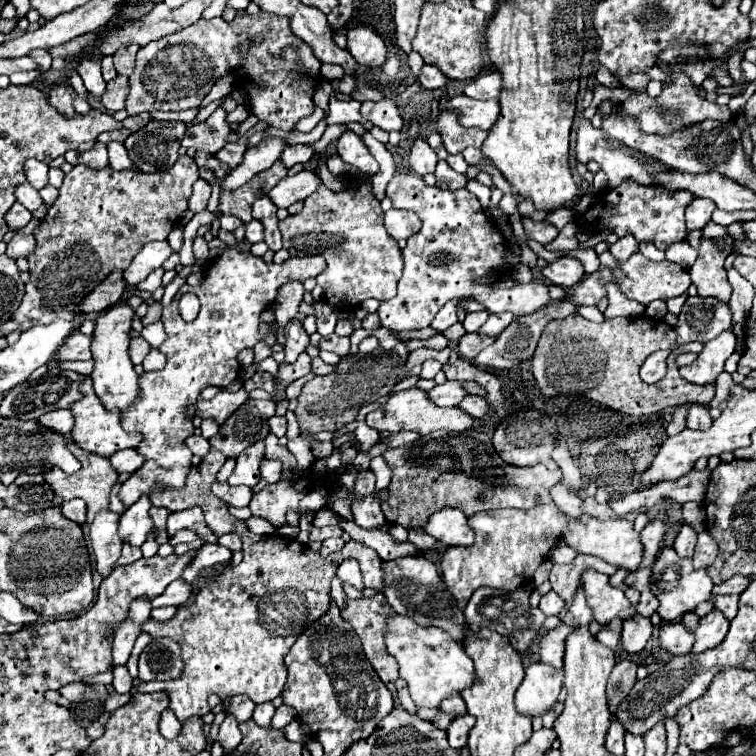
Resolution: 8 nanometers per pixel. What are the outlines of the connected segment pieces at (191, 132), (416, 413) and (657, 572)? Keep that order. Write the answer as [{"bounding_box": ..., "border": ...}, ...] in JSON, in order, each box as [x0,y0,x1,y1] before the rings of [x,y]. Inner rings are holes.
[{"bounding_box":[181,109,231,153],"border":[[[215,109],[215,113],[199,125],[193,125],[187,129],[181,145],[185,149],[195,149],[195,151],[207,151],[207,153],[217,153],[227,141],[227,135],[231,133],[227,121],[225,121],[225,111]]]},{"bounding_box":[367,387,473,435],"border":[[[411,387],[411,389],[395,393],[391,399],[387,399],[385,407],[371,411],[367,415],[367,425],[375,431],[389,431],[389,433],[415,431],[421,435],[429,435],[429,433],[441,431],[441,429],[451,431],[451,433],[461,433],[461,431],[473,427],[473,417],[469,417],[469,413],[461,411],[459,407],[437,407],[429,401],[427,391]]]},{"bounding_box":[651,547,713,621],"border":[[[663,547],[651,565],[651,591],[659,599],[659,617],[663,621],[679,621],[685,613],[693,611],[701,601],[711,597],[713,581],[705,569],[695,571],[691,559],[681,559],[673,547]]]}]

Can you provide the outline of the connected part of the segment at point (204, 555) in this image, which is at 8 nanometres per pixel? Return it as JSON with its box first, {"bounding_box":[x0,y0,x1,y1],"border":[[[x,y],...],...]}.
{"bounding_box":[183,543,233,581],"border":[[[205,543],[197,555],[199,555],[199,557],[195,557],[193,563],[191,563],[191,565],[185,569],[185,573],[183,573],[183,579],[185,579],[185,581],[195,581],[197,573],[199,573],[201,569],[205,569],[205,567],[213,567],[213,565],[217,565],[217,563],[227,563],[227,561],[231,561],[231,555],[233,555],[233,553],[231,553],[229,549],[221,549],[219,543]]]}

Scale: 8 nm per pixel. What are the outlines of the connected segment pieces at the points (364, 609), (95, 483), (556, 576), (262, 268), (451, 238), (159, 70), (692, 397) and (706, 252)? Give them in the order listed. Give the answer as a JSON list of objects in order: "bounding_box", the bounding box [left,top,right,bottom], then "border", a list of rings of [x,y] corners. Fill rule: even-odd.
[{"bounding_box":[341,593,399,683],"border":[[[377,593],[369,599],[347,599],[345,601],[345,607],[341,609],[341,617],[345,621],[351,623],[353,631],[357,633],[357,637],[361,639],[363,643],[363,653],[367,657],[367,661],[373,665],[373,669],[377,671],[377,675],[381,677],[383,683],[389,683],[389,681],[397,681],[399,679],[399,671],[397,671],[397,661],[387,653],[385,649],[385,639],[383,639],[383,629],[385,629],[385,619],[389,615],[393,615],[395,611],[391,609],[391,605],[387,603],[385,595],[383,593]]]},{"bounding_box":[43,441,119,523],"border":[[[67,441],[67,449],[79,459],[81,469],[79,469],[77,473],[71,473],[71,475],[69,475],[69,473],[53,467],[53,469],[45,471],[43,477],[45,477],[45,481],[49,481],[49,485],[53,487],[55,495],[63,497],[65,501],[75,499],[75,497],[79,497],[79,499],[83,497],[83,501],[87,503],[87,523],[91,523],[97,511],[109,507],[109,493],[111,493],[111,487],[117,483],[117,477],[119,477],[119,475],[117,475],[117,471],[111,467],[111,461],[109,461],[109,459],[105,459],[105,457],[101,457],[101,455],[95,455],[95,453],[89,453],[89,451],[83,451],[83,449],[79,449],[77,445],[75,445],[75,449],[73,449],[73,441]]]},{"bounding_box":[549,555,617,611],"border":[[[577,555],[573,559],[573,563],[569,565],[555,565],[553,571],[551,571],[551,577],[549,577],[549,583],[553,587],[553,591],[559,593],[559,597],[563,597],[565,601],[565,611],[569,609],[569,605],[573,603],[573,597],[575,597],[575,587],[577,587],[577,579],[579,575],[585,571],[585,569],[601,569],[601,573],[605,575],[613,575],[617,571],[617,567],[597,559],[597,557],[591,557],[591,555]]]},{"bounding_box":[119,249,325,509],"border":[[[235,249],[223,251],[215,257],[207,269],[203,285],[195,287],[195,295],[199,295],[201,311],[195,321],[185,323],[177,311],[179,295],[175,295],[173,303],[163,309],[163,325],[167,339],[159,347],[159,351],[167,357],[167,363],[161,371],[149,371],[139,377],[139,395],[125,413],[121,413],[121,427],[125,431],[139,431],[143,435],[137,453],[145,457],[145,463],[137,473],[133,473],[119,491],[119,499],[125,509],[131,507],[143,493],[149,495],[155,485],[167,487],[183,487],[191,469],[193,453],[187,449],[185,439],[193,435],[195,427],[187,419],[187,407],[197,403],[201,391],[209,385],[225,387],[235,381],[241,373],[241,365],[237,355],[245,347],[255,347],[261,339],[257,323],[263,309],[267,309],[277,289],[289,281],[307,281],[309,277],[317,277],[325,269],[325,259],[321,255],[307,257],[289,257],[283,263],[265,263],[263,257],[255,257],[253,253],[239,253]]]},{"bounding_box":[377,173,551,331],"border":[[[395,173],[395,177],[387,185],[387,195],[393,201],[395,209],[415,211],[419,215],[419,219],[423,221],[423,227],[421,227],[421,231],[417,235],[407,239],[407,247],[403,249],[405,269],[403,269],[403,277],[401,277],[399,287],[397,287],[397,295],[393,299],[389,299],[389,301],[383,301],[379,305],[379,309],[377,309],[377,315],[379,315],[383,327],[393,329],[393,331],[409,331],[409,329],[429,327],[429,323],[433,321],[437,311],[447,301],[465,299],[465,297],[473,297],[475,301],[483,303],[489,313],[511,311],[517,317],[535,313],[543,305],[551,303],[549,291],[541,283],[527,283],[527,285],[519,285],[519,287],[511,287],[511,289],[493,289],[493,285],[477,285],[475,283],[477,277],[483,277],[483,275],[489,275],[489,273],[493,275],[493,281],[505,275],[505,267],[503,267],[505,239],[499,233],[497,225],[483,211],[479,199],[473,193],[469,193],[467,189],[443,191],[439,187],[425,185],[423,177],[417,177],[415,173]]]},{"bounding_box":[127,11,321,131],"border":[[[265,11],[257,15],[237,15],[233,21],[225,21],[223,17],[215,19],[199,19],[187,29],[181,29],[177,33],[171,33],[159,41],[153,41],[137,51],[135,69],[129,77],[131,89],[127,97],[127,113],[139,115],[143,111],[181,111],[181,109],[193,109],[199,107],[203,97],[211,91],[213,83],[229,73],[235,73],[241,69],[241,79],[247,77],[247,95],[249,95],[249,109],[267,125],[273,125],[283,131],[293,131],[295,123],[307,115],[313,113],[313,93],[321,81],[321,61],[313,57],[313,51],[309,45],[305,45],[299,37],[295,37],[289,29],[287,17],[269,15]],[[243,41],[249,41],[247,49],[239,49]]]},{"bounding_box":[533,315,715,417],"border":[[[569,315],[561,321],[551,321],[533,355],[533,375],[545,397],[555,395],[581,395],[591,401],[603,403],[605,407],[641,417],[653,415],[667,407],[683,403],[709,403],[715,395],[715,385],[687,383],[679,375],[675,363],[681,353],[699,353],[701,343],[687,343],[677,347],[667,359],[667,375],[661,383],[647,385],[639,377],[641,363],[657,349],[669,349],[675,345],[675,331],[665,321],[653,321],[647,317],[615,317],[603,323],[591,323],[579,315]]]},{"bounding_box":[689,221,733,303],"border":[[[709,221],[709,225],[703,229],[699,257],[689,269],[691,281],[699,289],[701,297],[715,297],[725,303],[729,301],[731,285],[727,281],[727,271],[723,263],[731,249],[733,239],[727,235],[727,227]]]}]

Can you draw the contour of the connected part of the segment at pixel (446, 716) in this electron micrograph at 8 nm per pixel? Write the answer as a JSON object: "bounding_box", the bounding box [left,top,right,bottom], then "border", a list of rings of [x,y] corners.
{"bounding_box":[431,709,457,729],"border":[[[441,709],[437,711],[437,715],[431,719],[431,723],[435,725],[435,727],[439,727],[439,729],[447,729],[449,727],[449,723],[455,719],[457,715],[455,713],[443,713]]]}

